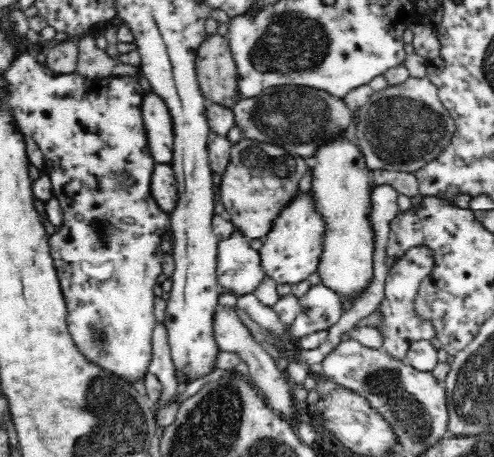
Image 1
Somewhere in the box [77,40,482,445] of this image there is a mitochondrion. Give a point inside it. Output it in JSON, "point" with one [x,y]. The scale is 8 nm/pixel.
{"point":[399,129]}

